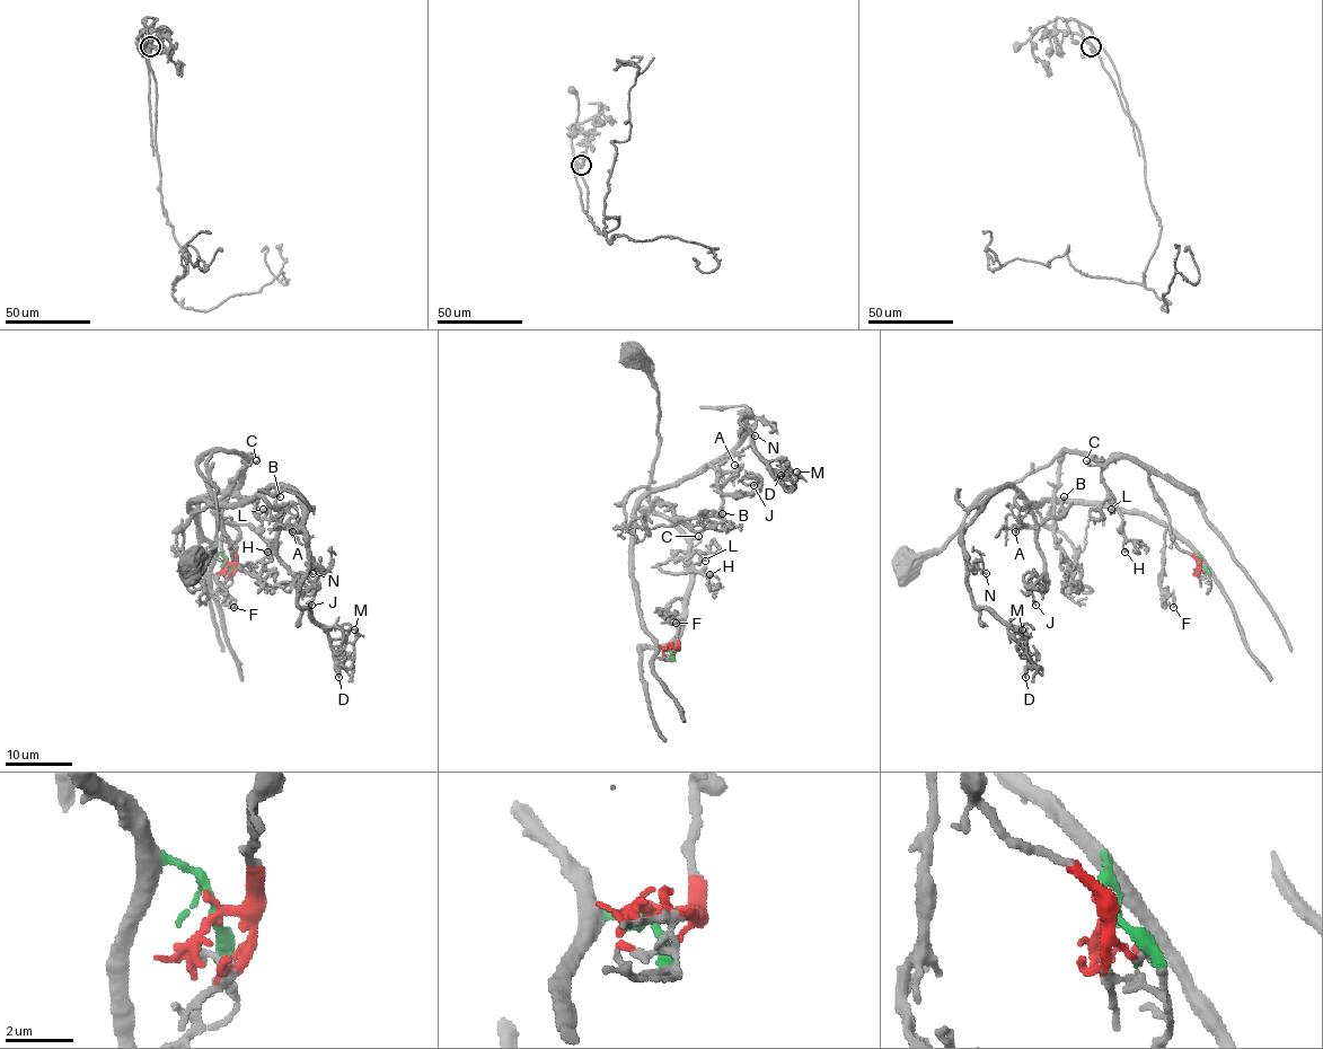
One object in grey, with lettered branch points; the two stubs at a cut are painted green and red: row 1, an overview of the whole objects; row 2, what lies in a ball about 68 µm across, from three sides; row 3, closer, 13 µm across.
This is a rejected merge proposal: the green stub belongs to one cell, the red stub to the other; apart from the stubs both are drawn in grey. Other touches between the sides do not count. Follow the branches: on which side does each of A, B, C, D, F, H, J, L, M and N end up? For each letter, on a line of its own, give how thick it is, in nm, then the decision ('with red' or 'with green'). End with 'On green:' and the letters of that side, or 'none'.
A: 90 nm | with green
B: 150 nm | with green
C: 140 nm | with red
D: 360 nm | with green
F: 170 nm | with red
H: 280 nm | with red
J: 320 nm | with green
L: 160 nm | with red
M: 190 nm | with green
N: 150 nm | with green
On green: A, B, D, J, M, N

